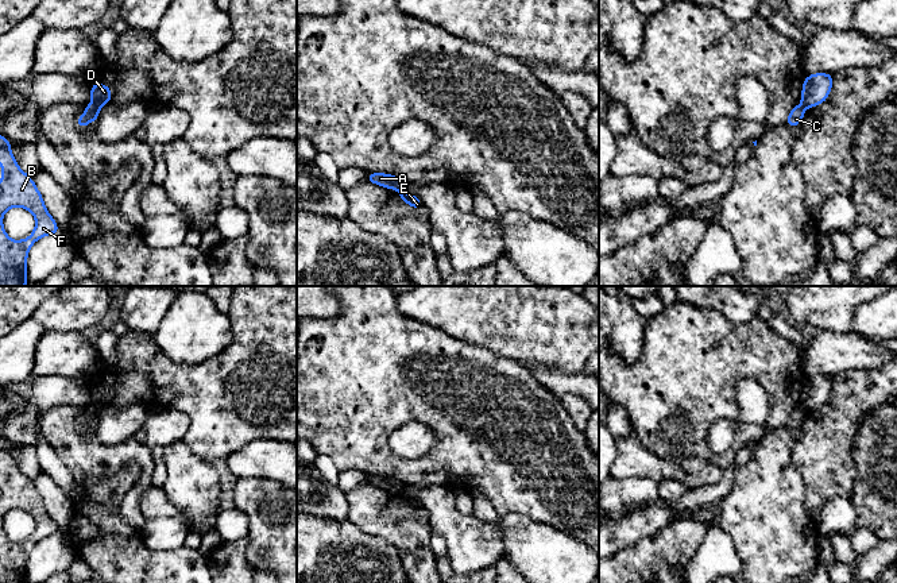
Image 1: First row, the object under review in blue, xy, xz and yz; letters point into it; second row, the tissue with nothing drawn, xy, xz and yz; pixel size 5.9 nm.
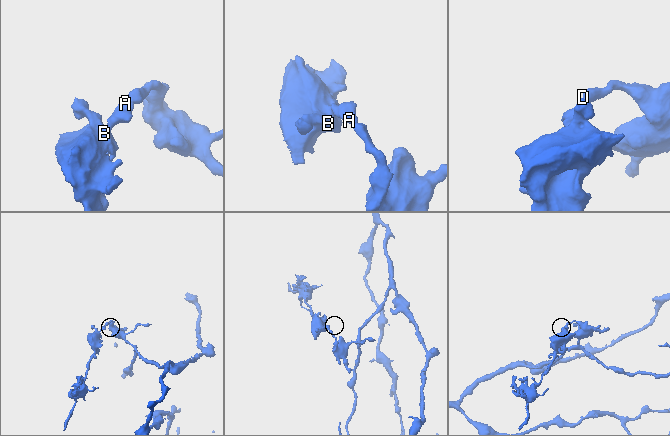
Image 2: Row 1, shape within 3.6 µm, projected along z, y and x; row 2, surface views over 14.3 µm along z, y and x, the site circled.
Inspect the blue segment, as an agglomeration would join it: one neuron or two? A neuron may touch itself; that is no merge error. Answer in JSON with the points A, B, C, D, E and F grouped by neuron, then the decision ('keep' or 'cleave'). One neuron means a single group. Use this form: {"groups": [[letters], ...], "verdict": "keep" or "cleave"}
{"groups": [["A", "B", "C", "F"], ["D", "E"]], "verdict": "cleave"}

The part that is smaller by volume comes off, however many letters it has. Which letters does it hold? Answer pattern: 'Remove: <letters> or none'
Remove: A, B, C, F

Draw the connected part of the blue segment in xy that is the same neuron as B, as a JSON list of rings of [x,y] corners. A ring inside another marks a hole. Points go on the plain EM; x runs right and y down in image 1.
[[[0,437],[0,583],[28,583],[27,559],[32,547],[47,537],[59,534],[57,524],[47,514],[43,499],[32,480],[16,466],[11,444]],[[13,509],[35,518],[35,532],[27,541],[12,543],[3,529],[4,516]]]

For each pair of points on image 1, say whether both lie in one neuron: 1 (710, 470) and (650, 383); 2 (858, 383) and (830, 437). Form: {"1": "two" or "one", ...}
{"1": "two", "2": "one"}

